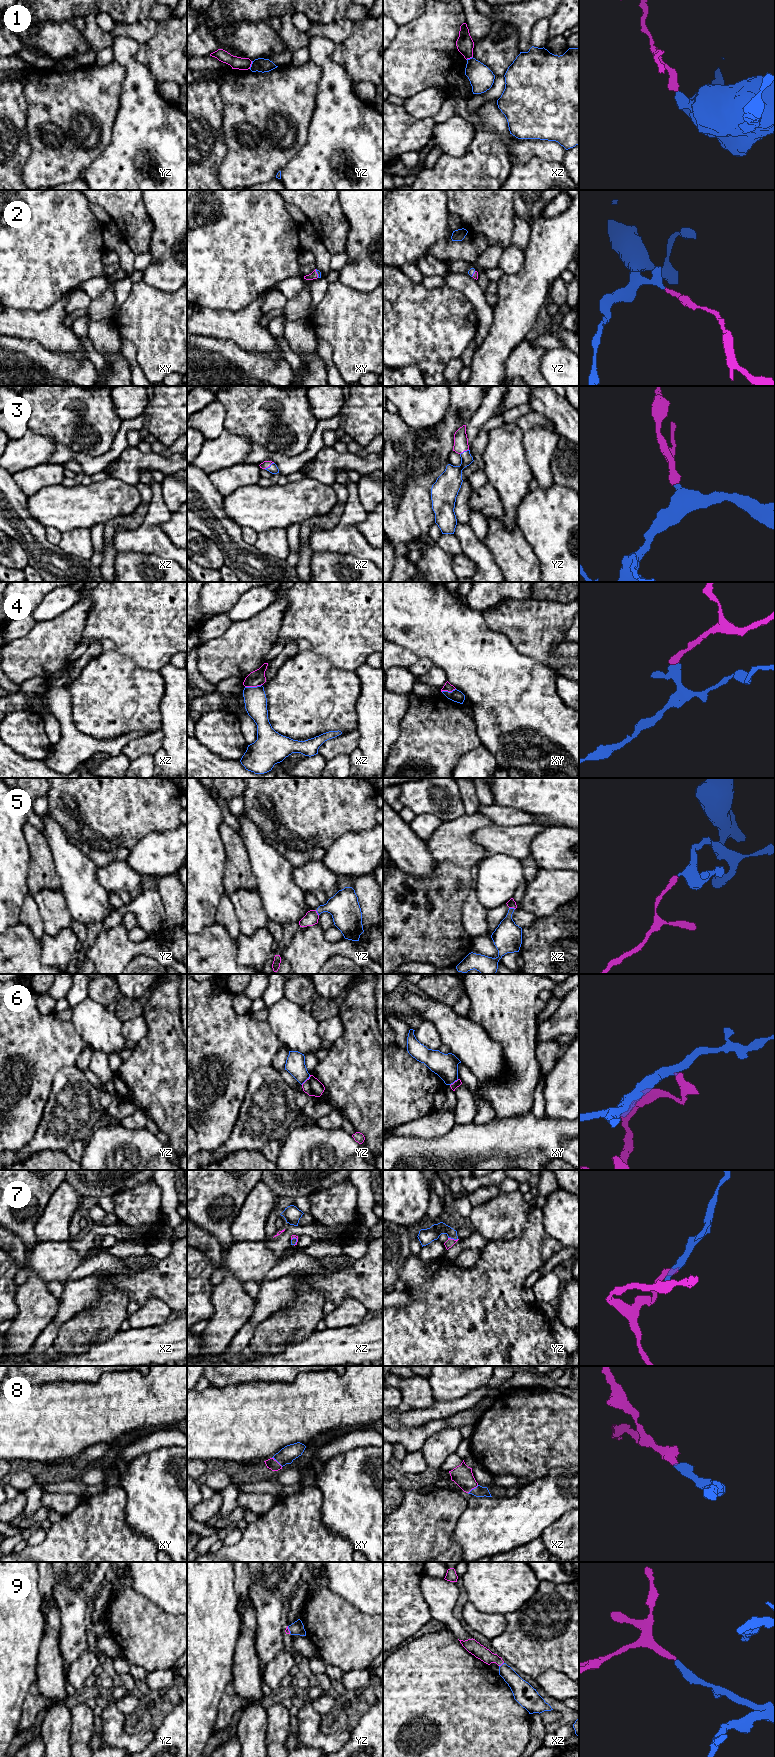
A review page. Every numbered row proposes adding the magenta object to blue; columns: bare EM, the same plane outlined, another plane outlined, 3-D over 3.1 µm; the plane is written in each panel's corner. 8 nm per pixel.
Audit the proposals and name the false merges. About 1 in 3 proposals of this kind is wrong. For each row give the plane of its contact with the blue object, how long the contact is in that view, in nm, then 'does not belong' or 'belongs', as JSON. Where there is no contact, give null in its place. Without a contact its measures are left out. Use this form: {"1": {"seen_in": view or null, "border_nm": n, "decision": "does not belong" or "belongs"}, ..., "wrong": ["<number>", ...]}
{"1": {"seen_in": "yz", "border_nm": 70, "decision": "does not belong"}, "2": {"seen_in": "xy", "border_nm": 80, "decision": "belongs"}, "3": {"seen_in": "xz", "border_nm": 90, "decision": "belongs"}, "4": {"seen_in": "xz", "border_nm": 140, "decision": "does not belong"}, "5": {"seen_in": "xz", "border_nm": 50, "decision": "belongs"}, "6": {"seen_in": "yz", "border_nm": 110, "decision": "does not belong"}, "7": {"seen_in": "yz", "border_nm": 80, "decision": "belongs"}, "8": {"seen_in": "xy", "border_nm": 120, "decision": "belongs"}, "9": {"seen_in": "xz", "border_nm": 50, "decision": "belongs"}, "wrong": ["1", "4", "6"]}

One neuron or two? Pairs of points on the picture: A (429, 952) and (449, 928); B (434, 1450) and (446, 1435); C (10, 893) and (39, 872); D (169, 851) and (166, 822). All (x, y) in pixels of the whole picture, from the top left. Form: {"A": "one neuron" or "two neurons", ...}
{"A": "one neuron", "B": "one neuron", "C": "two neurons", "D": "two neurons"}

